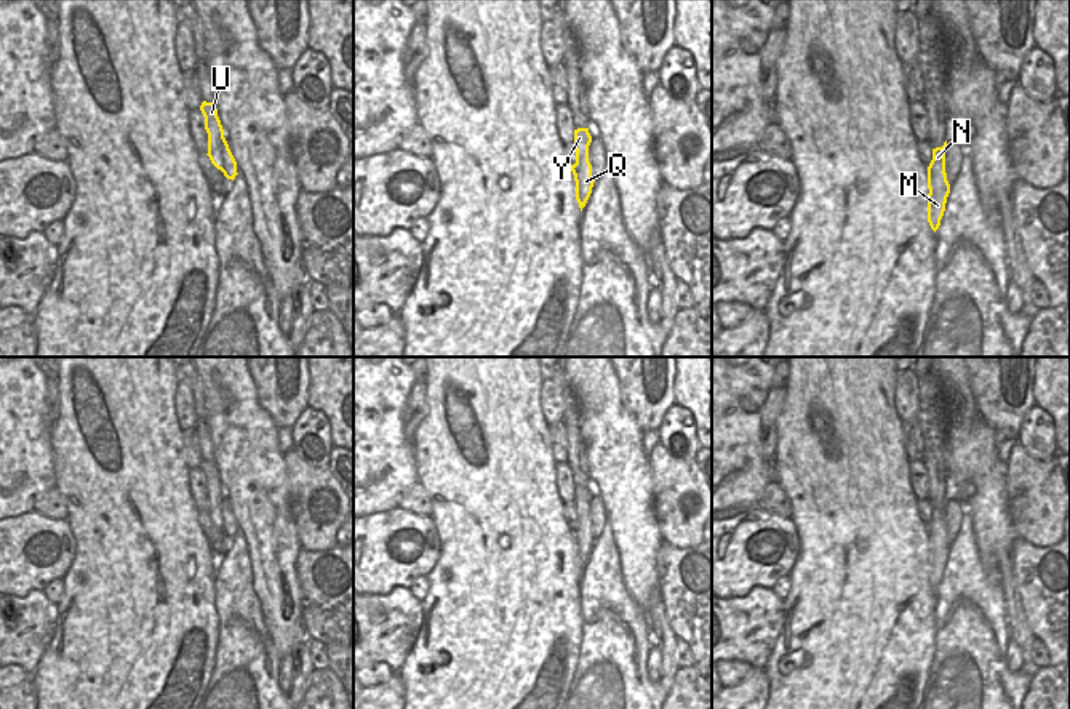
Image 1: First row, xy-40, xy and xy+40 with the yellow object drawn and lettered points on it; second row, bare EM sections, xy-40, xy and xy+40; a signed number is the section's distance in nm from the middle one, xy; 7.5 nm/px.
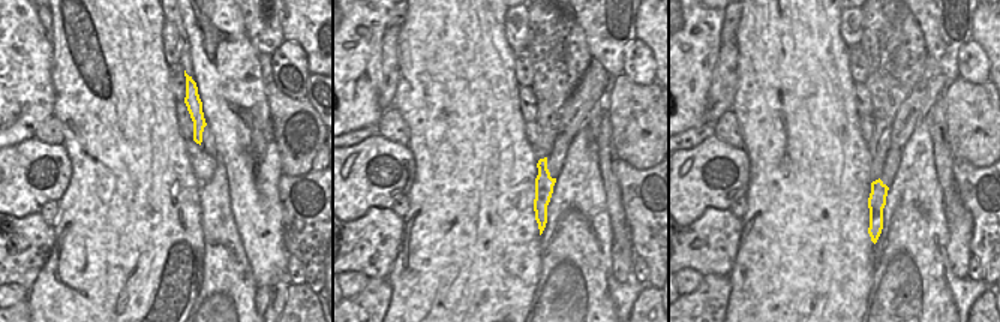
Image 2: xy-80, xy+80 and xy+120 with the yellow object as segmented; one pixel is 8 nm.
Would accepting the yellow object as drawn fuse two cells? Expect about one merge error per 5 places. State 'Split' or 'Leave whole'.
Leave whole.

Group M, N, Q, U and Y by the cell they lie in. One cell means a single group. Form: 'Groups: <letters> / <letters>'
Groups: M N Q U Y.

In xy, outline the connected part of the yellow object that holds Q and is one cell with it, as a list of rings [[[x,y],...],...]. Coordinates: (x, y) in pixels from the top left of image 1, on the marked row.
[[[589,128],[574,130],[576,163],[569,165],[569,170],[574,174],[576,200],[579,203],[581,211],[585,206],[595,182],[592,176],[592,165],[589,162],[590,142],[592,142],[592,136],[589,133]]]

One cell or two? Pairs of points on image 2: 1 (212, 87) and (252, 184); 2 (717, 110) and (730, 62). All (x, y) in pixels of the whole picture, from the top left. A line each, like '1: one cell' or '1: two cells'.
1: one cell
2: one cell

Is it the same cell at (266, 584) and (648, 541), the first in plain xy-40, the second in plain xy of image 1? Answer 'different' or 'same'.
same

